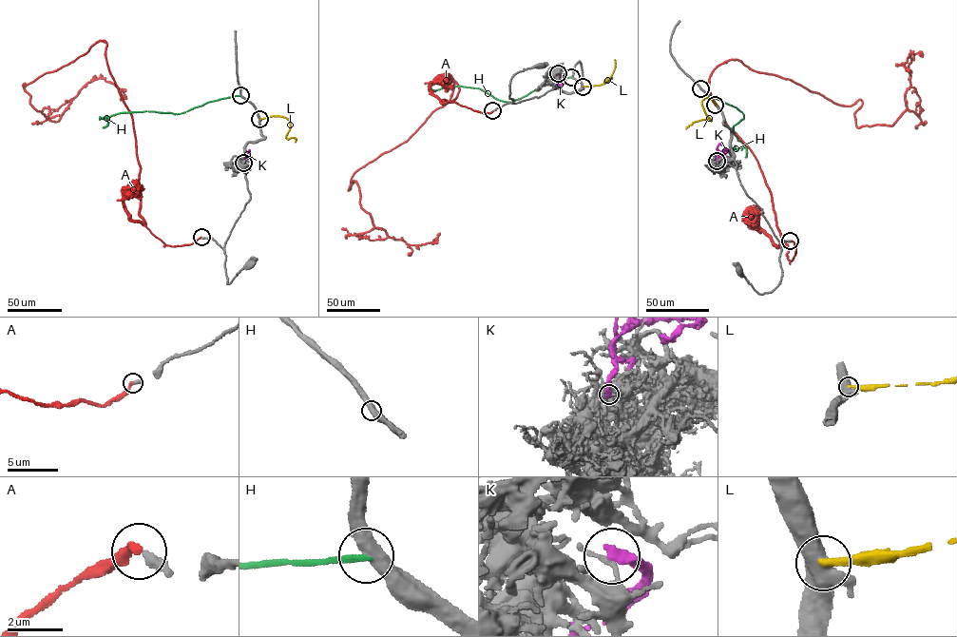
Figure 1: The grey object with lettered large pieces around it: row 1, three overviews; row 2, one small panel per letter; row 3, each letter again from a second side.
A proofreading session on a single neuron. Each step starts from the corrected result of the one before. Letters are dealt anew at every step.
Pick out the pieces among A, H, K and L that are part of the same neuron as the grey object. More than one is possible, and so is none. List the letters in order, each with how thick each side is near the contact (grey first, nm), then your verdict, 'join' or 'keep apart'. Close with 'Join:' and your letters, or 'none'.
A: 320/220 nm | join
H: 480/200 nm | keep apart
K: 160/360 nm | keep apart
L: 480/240 nm | keep apart
Join: A

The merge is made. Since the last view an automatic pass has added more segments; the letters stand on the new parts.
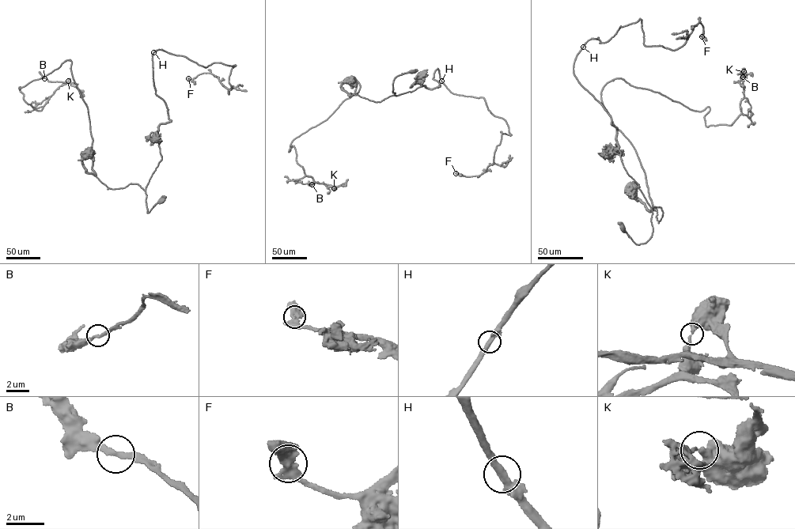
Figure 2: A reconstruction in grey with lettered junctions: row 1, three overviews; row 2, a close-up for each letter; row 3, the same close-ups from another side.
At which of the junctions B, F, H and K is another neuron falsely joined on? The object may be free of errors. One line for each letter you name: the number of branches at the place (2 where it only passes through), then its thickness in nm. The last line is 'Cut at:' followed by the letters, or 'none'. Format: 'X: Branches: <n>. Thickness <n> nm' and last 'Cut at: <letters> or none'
K: Branches: 2. Thickness 300 nm
Cut at: K

